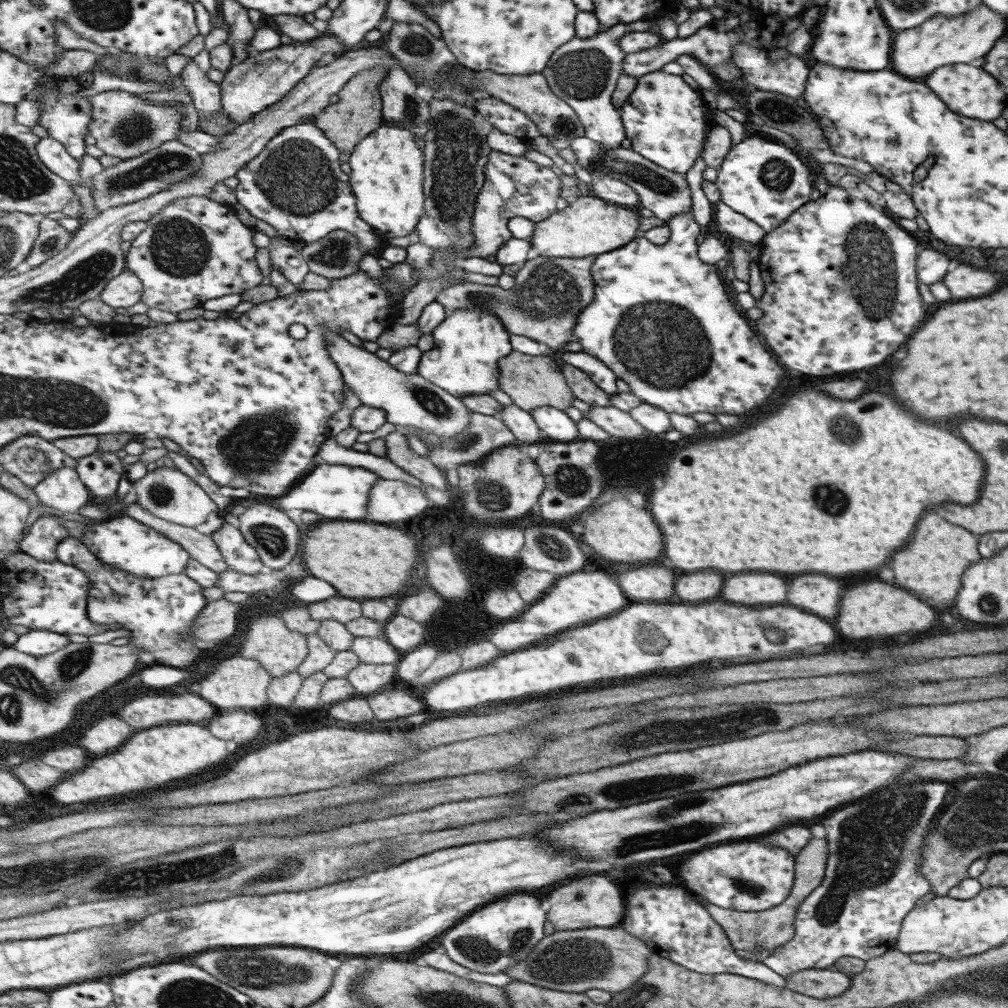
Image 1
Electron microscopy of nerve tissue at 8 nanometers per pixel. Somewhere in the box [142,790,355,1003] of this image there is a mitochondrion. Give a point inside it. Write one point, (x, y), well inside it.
(249, 970)

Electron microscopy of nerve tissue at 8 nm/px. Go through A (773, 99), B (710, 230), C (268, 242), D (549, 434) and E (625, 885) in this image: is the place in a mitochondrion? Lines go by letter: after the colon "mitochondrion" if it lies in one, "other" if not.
A: mitochondrion
B: other
C: other
D: other
E: other

